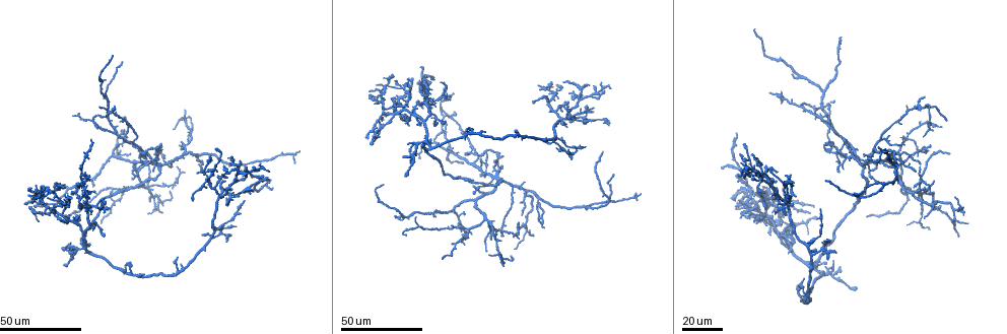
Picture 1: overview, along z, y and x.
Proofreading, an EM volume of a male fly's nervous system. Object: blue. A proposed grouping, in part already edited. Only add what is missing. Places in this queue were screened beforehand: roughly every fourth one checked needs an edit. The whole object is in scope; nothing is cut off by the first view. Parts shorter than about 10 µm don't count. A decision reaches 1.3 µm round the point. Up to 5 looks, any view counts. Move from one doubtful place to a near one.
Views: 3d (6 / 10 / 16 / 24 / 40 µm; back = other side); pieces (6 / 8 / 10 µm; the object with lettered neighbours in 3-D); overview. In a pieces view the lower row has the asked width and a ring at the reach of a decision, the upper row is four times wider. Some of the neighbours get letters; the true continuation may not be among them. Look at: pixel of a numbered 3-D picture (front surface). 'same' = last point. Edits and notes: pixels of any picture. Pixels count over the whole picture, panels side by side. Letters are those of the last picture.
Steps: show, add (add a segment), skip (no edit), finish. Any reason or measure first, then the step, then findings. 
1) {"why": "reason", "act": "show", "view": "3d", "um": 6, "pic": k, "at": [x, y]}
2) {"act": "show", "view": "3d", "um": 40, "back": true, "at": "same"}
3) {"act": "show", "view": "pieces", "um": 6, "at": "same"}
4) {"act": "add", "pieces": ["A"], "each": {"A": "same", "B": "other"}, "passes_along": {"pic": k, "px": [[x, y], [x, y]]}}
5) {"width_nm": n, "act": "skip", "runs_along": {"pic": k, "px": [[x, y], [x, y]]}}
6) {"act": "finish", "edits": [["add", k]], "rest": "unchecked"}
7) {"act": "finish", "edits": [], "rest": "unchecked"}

{"why": "an open end", "act": "show", "view": "3d", "um": 40, "pic": 1, "at": [921, 162]}

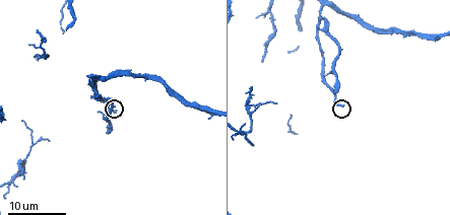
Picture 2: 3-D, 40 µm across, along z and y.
{"act": "show", "view": "pieces", "um": 10, "pic": 2, "at": [115, 113]}

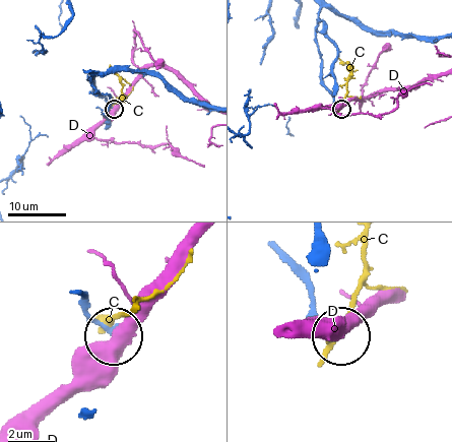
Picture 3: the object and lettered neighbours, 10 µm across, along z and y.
{"act": "skip", "each": {"C": "other", "D": "other"}, "found": "none of them fits"}

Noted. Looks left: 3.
{"why": "free end", "act": "show", "view": "3d", "um": 40, "pic": 1, "at": [231, 189]}

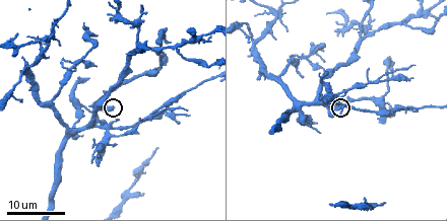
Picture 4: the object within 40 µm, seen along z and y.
{"why": "closer look", "act": "show", "view": "3d", "um": 10, "pic": 4, "at": [114, 106]}

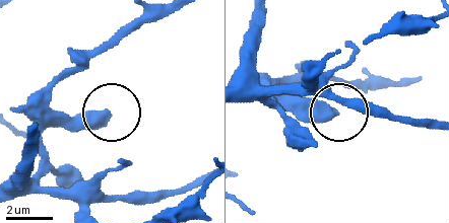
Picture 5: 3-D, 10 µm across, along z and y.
{"why": "what lies round it", "act": "show", "view": "pieces", "um": 10, "pic": 5, "at": [336, 114]}

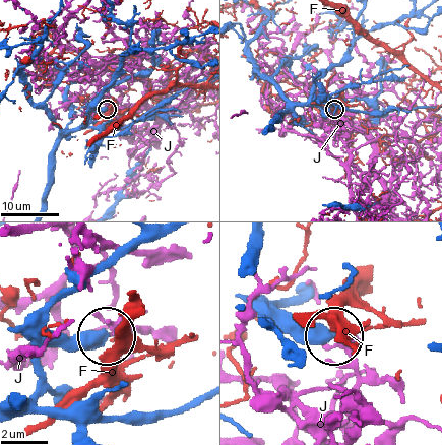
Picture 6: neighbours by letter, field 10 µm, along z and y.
{"act": "skip", "each": {"F": "other", "J": "other"}, "found": "no lettered segment goes on from it"}

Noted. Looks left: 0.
{"act": "finish", "edits": [], "rest": "unchecked"}

